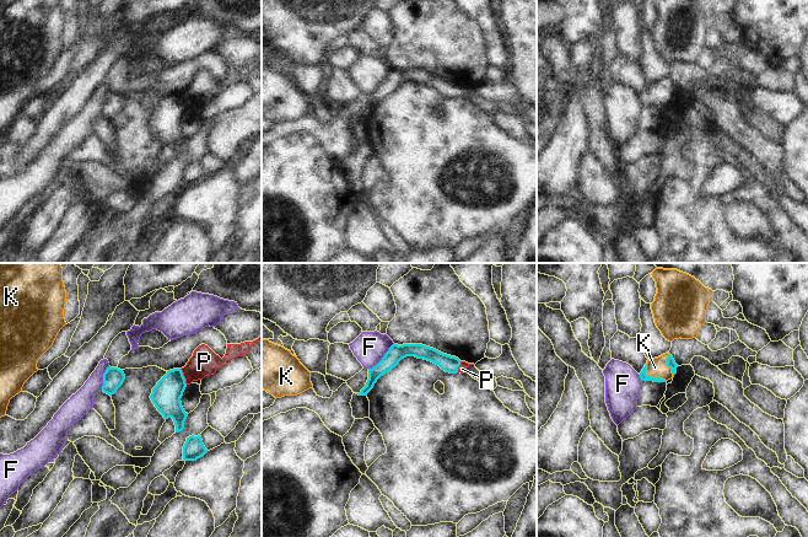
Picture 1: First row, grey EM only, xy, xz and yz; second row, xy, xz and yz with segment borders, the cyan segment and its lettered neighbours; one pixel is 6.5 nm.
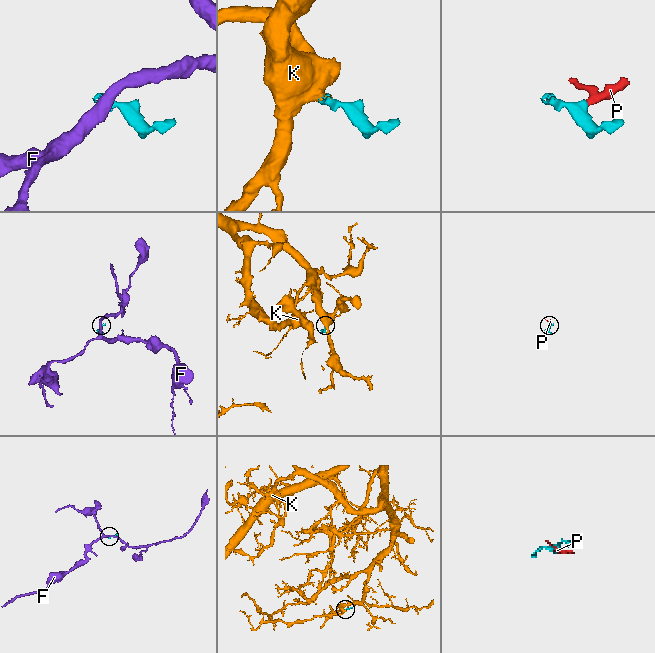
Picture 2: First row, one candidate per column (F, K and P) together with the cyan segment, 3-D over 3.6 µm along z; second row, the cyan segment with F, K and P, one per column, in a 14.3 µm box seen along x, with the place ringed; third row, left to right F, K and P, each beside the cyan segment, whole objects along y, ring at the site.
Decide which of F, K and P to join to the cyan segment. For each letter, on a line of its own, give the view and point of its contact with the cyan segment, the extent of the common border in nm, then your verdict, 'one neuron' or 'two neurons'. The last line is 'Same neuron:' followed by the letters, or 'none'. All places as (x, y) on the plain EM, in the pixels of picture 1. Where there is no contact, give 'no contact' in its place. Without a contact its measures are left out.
F: xz (382, 82) | 240 nm | two neurons
K: yz (652, 102) | 180 nm | one neuron
P: xy (183, 101) | 120 nm | one neuron
Same neuron: K, P

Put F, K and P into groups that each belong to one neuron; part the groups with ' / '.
F / K P

